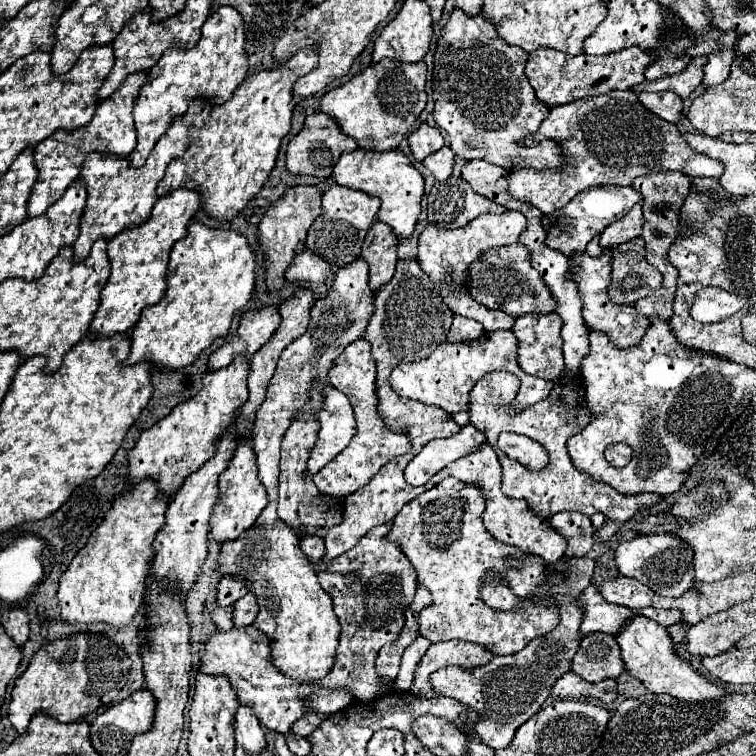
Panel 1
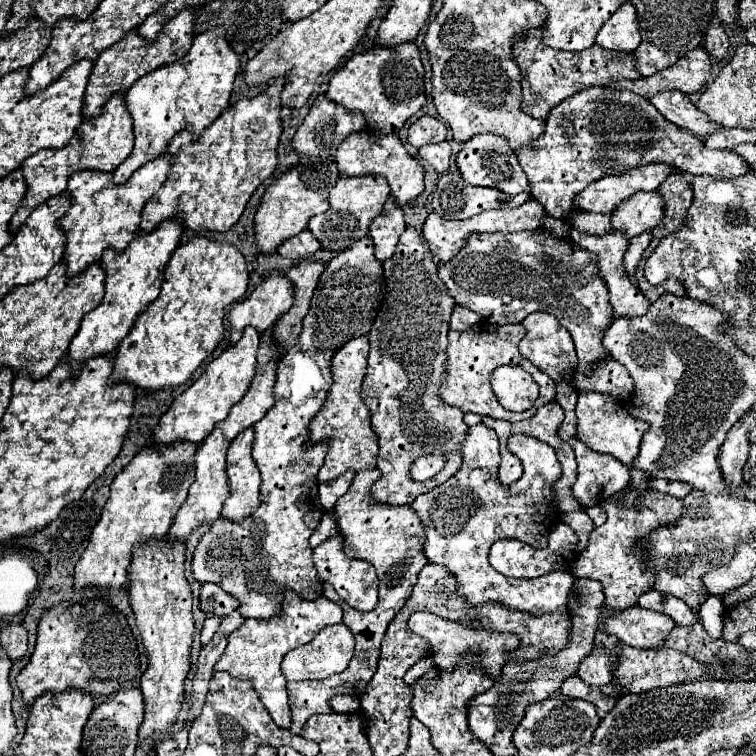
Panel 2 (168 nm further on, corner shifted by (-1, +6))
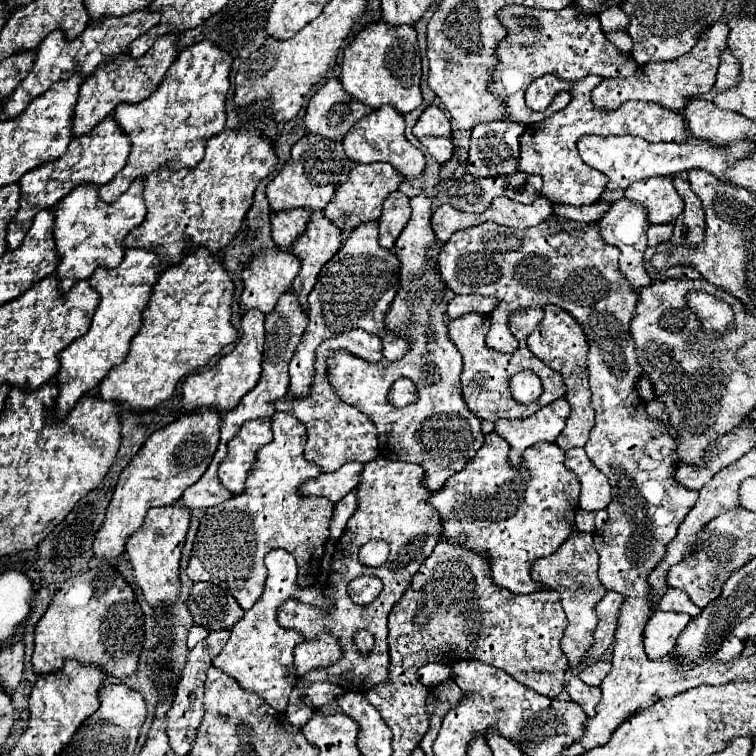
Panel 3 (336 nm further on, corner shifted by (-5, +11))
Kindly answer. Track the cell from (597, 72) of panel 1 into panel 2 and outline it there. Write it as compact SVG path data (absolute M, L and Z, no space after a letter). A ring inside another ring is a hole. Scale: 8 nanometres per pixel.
M543 27L531 29L513 45L513 59L521 69L521 111L535 117L547 119L549 111L563 99L575 95L581 89L593 85L609 85L619 79L639 79L635 71L633 53L619 53L593 45L585 51L557 51L543 43Z

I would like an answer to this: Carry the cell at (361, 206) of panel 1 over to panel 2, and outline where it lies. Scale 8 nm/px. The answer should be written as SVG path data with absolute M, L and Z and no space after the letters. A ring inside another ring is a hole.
M361 175L361 177L341 177L337 185L329 193L329 203L331 207L321 213L311 217L309 221L309 231L319 239L323 247L327 247L333 253L345 251L349 245L355 241L363 239L369 231L371 221L381 213L383 203L389 197L389 183L381 175Z

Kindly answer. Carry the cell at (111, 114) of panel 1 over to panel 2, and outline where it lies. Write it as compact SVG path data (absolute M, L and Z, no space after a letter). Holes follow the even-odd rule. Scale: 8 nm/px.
M115 93L109 99L109 103L103 107L103 113L99 117L85 119L81 123L81 127L75 131L75 135L73 135L73 139L69 141L67 147L57 149L57 151L43 149L43 151L37 151L35 155L31 155L29 159L25 159L21 169L23 169L23 177L25 177L25 183L27 183L27 191L25 191L25 197L23 197L17 213L9 221L11 235L17 233L19 225L29 217L29 213L37 205L45 203L47 199L51 199L55 195L61 195L65 191L67 181L69 181L69 177L73 173L83 171L83 169L91 169L91 171L97 169L97 171L113 173L131 155L131 149L133 149L131 117L129 117L129 113L125 109L123 93Z

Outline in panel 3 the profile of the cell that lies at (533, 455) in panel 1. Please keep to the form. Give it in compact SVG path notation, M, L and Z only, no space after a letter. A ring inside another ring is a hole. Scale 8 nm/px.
M497 432L487 434L485 444L477 452L477 456L463 470L452 475L439 492L433 492L429 496L429 504L437 510L441 518L443 540L481 554L489 562L491 578L497 586L507 588L513 594L531 594L539 592L535 588L545 588L529 576L533 560L555 552L575 526L575 512L579 504L579 480L571 470L565 468L565 452L557 444L533 444L531 452L527 448L527 452L523 454L523 466L519 466L517 470L507 464L507 450L509 444Z

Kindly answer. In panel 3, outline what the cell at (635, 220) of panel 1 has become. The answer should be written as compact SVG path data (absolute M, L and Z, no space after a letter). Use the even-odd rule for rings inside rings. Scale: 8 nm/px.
M647 178L647 180L639 180L639 182L631 184L625 190L625 198L629 198L631 202L637 202L641 206L645 206L647 218L649 218L651 224L669 224L669 222L673 222L683 212L683 200L677 196L677 190L675 190L671 178Z

